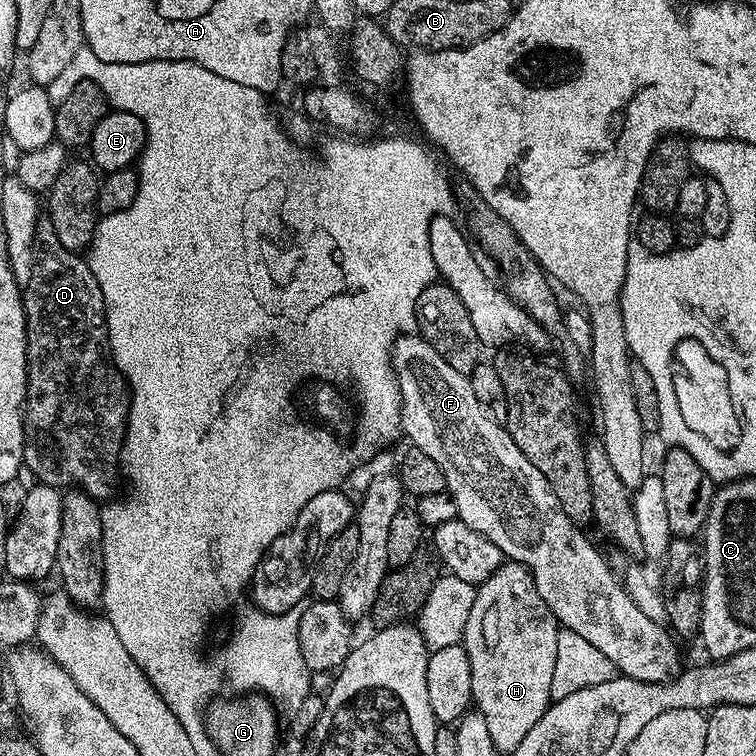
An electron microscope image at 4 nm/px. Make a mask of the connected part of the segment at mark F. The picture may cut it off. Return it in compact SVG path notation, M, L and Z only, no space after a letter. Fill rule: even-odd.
M416 334L396 337L396 345L392 347L392 368L396 372L396 381L400 387L400 397L402 398L400 413L402 414L403 435L412 439L410 441L411 447L418 449L422 454L430 454L430 458L434 458L434 462L438 462L438 466L442 466L442 474L446 474L446 482L448 483L446 490L454 498L458 519L466 522L466 526L478 530L478 534L486 534L486 538L490 538L490 542L494 542L494 546L498 546L498 550L502 550L511 563L526 566L538 586L538 594L542 594L542 602L546 602L546 606L550 606L550 610L556 615L557 621L570 631L582 635L595 649L602 650L603 654L606 654L610 662L613 663L615 671L619 675L629 676L635 680L650 682L651 684L661 684L667 680L676 679L682 671L682 663L680 664L680 652L676 649L675 642L677 643L677 641L670 635L669 629L659 620L646 618L646 614L642 614L642 610L638 610L638 606L634 606L634 598L630 598L621 577L617 573L616 576L612 573L612 568L604 561L603 554L580 533L583 531L573 524L570 517L564 513L558 498L550 490L546 478L542 478L538 466L534 466L534 462L530 462L530 458L526 458L526 454L522 454L522 450L518 450L518 446L512 435L508 433L507 427L499 419L493 418L488 409L478 402L478 398L472 389L471 379L462 375L458 370L454 370L454 366L449 366L446 363L446 358L442 358L442 354L435 352Z

